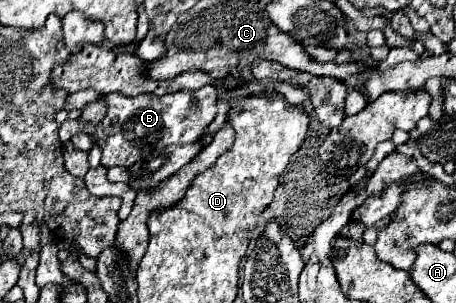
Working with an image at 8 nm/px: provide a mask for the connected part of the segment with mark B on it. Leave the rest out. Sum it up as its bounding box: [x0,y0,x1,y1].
[64,85,218,169]

